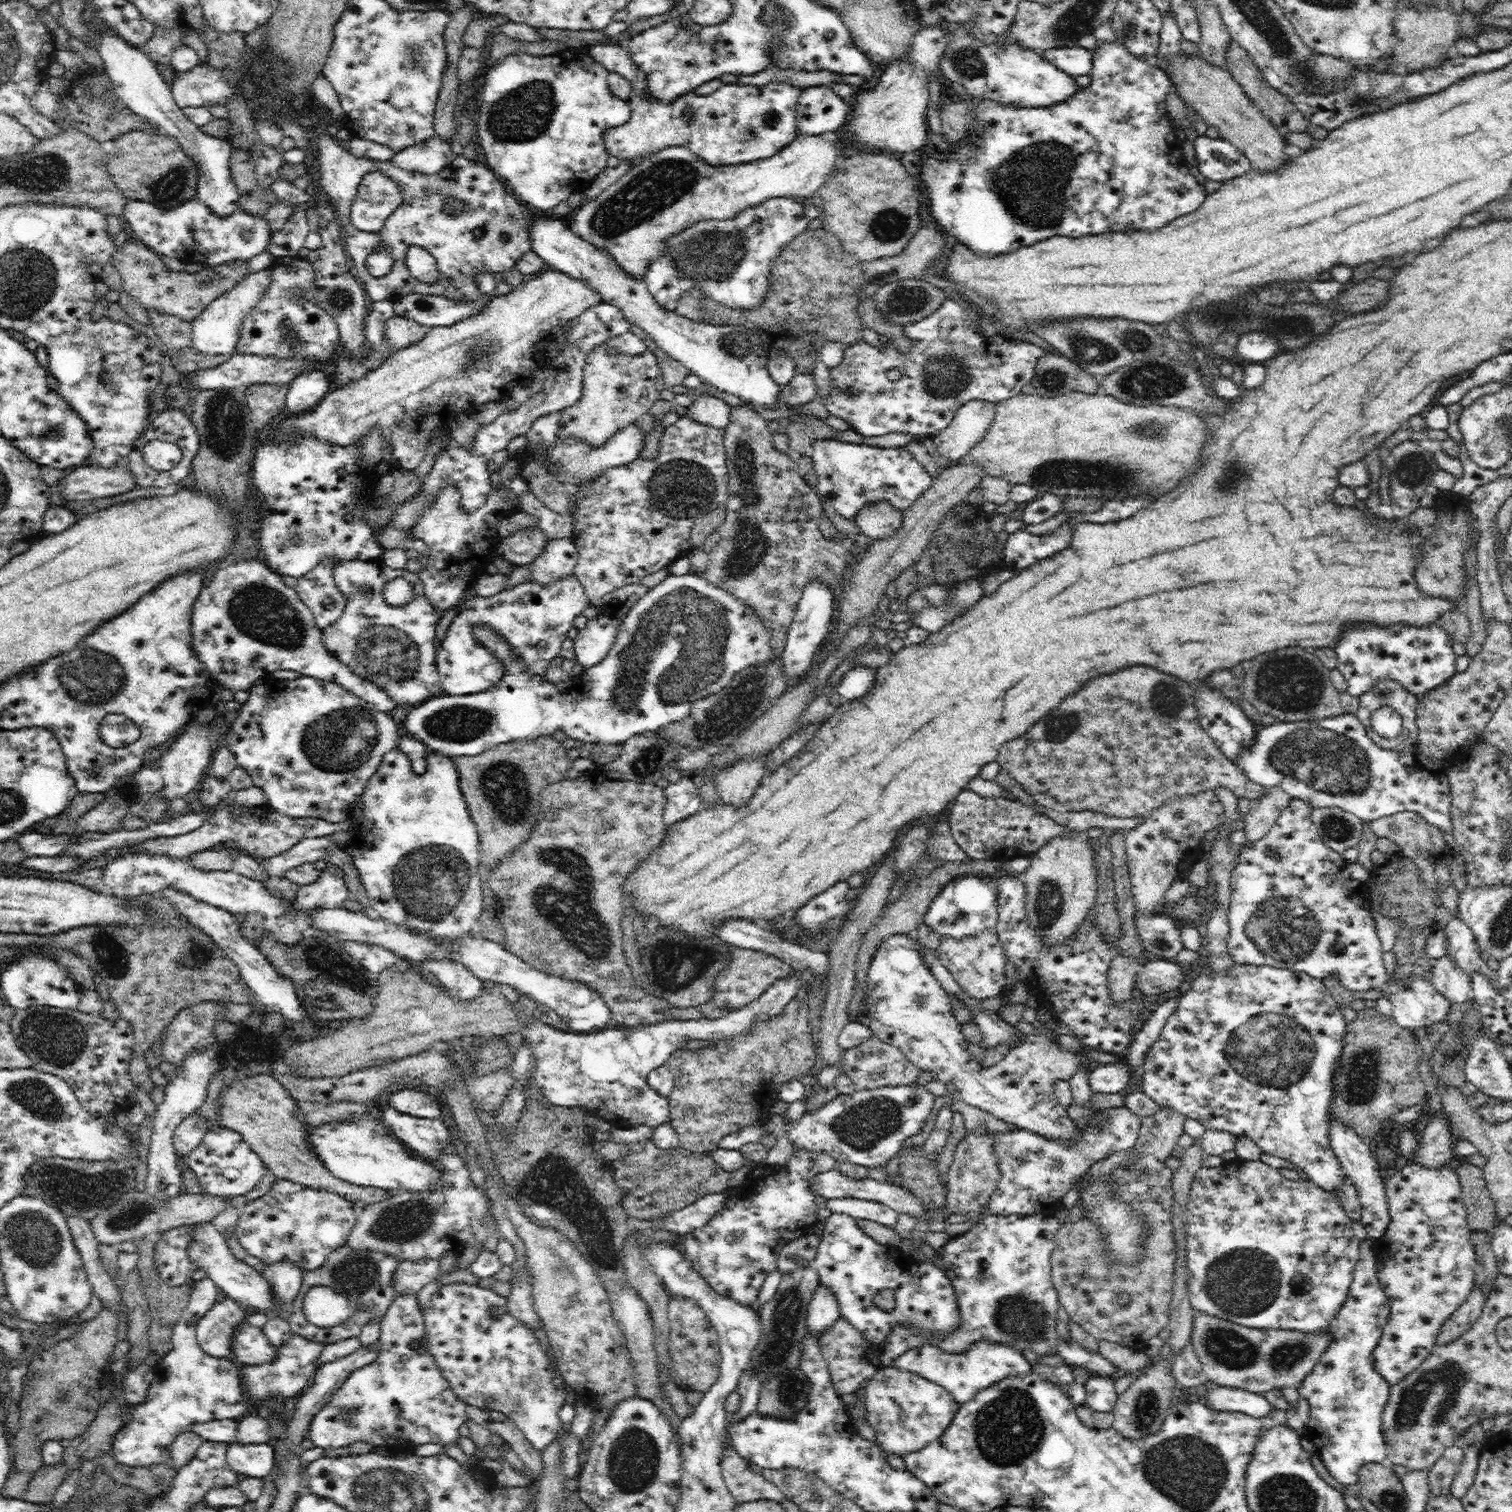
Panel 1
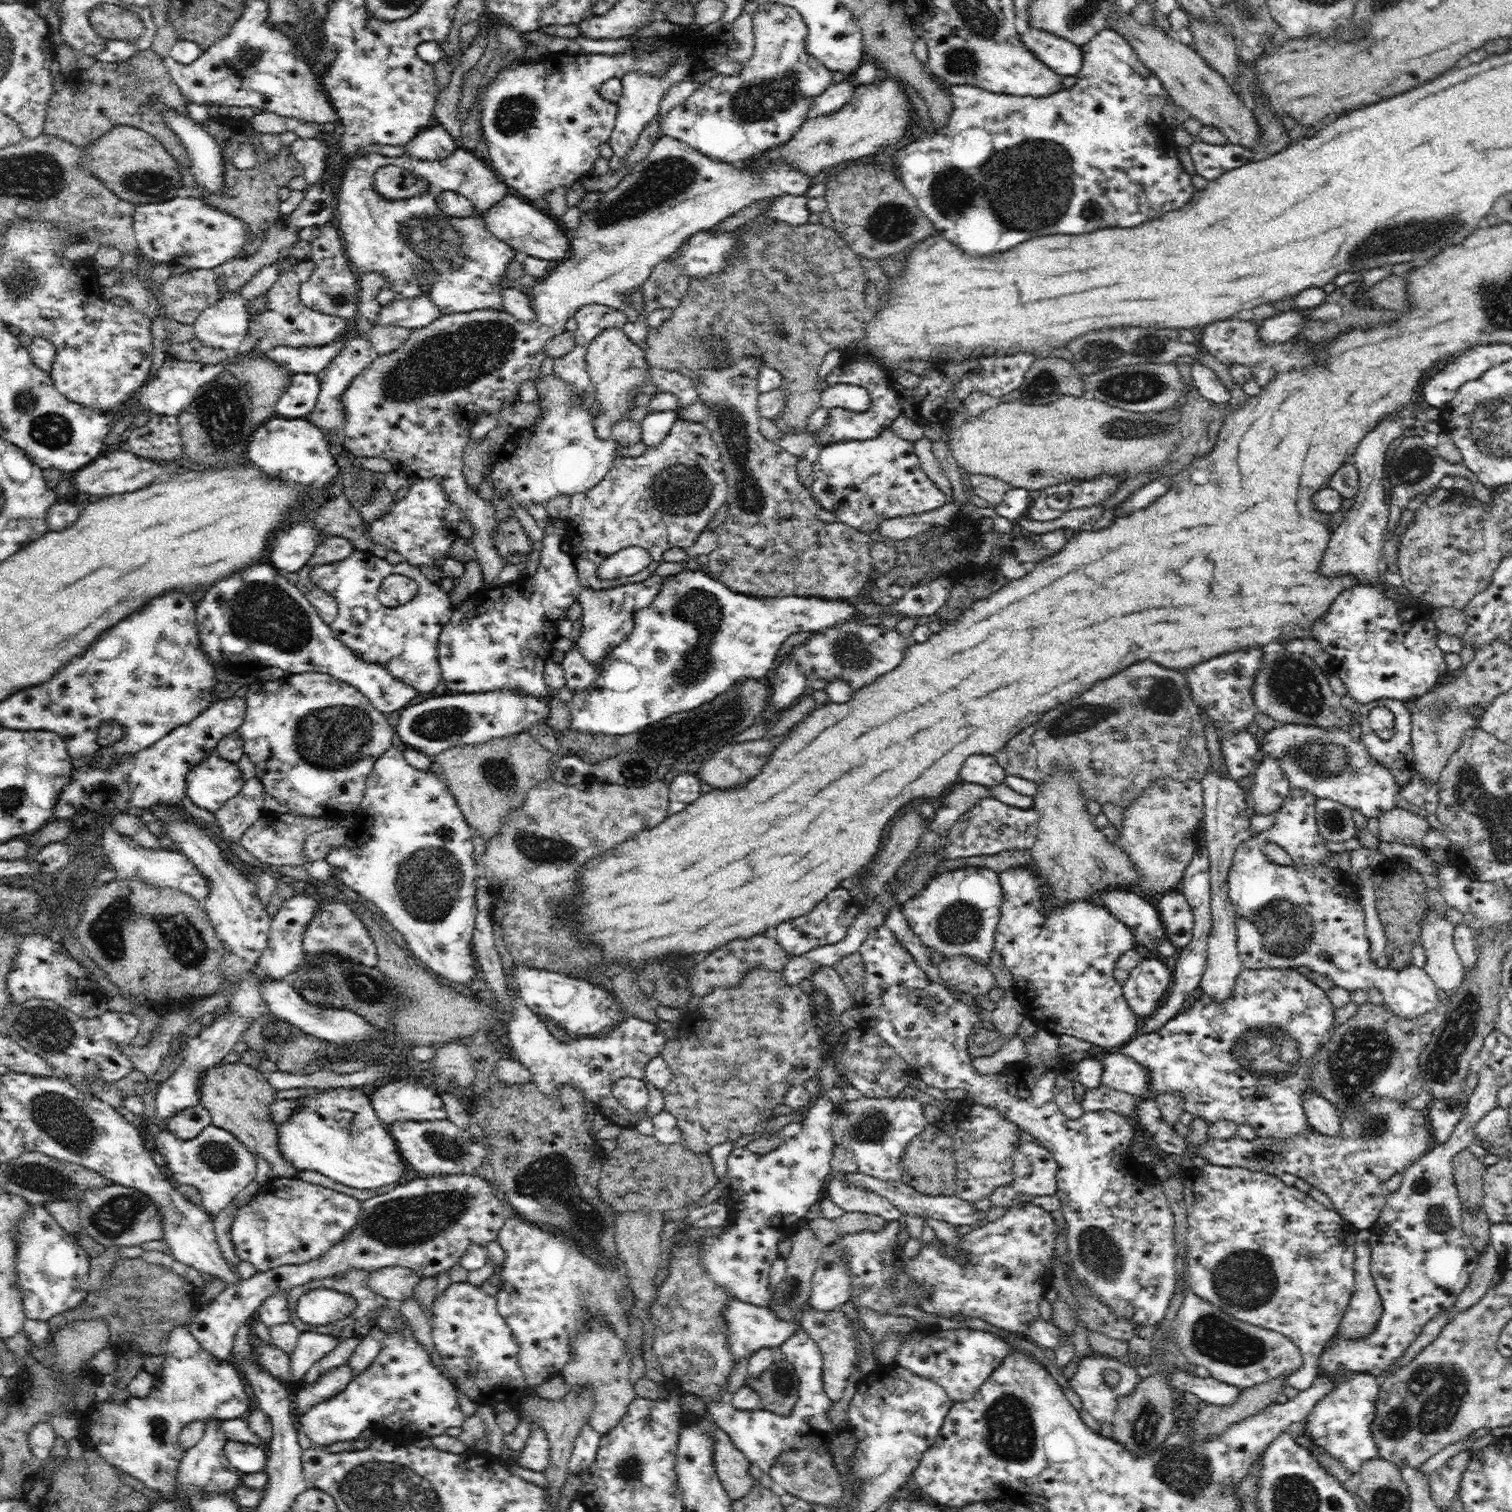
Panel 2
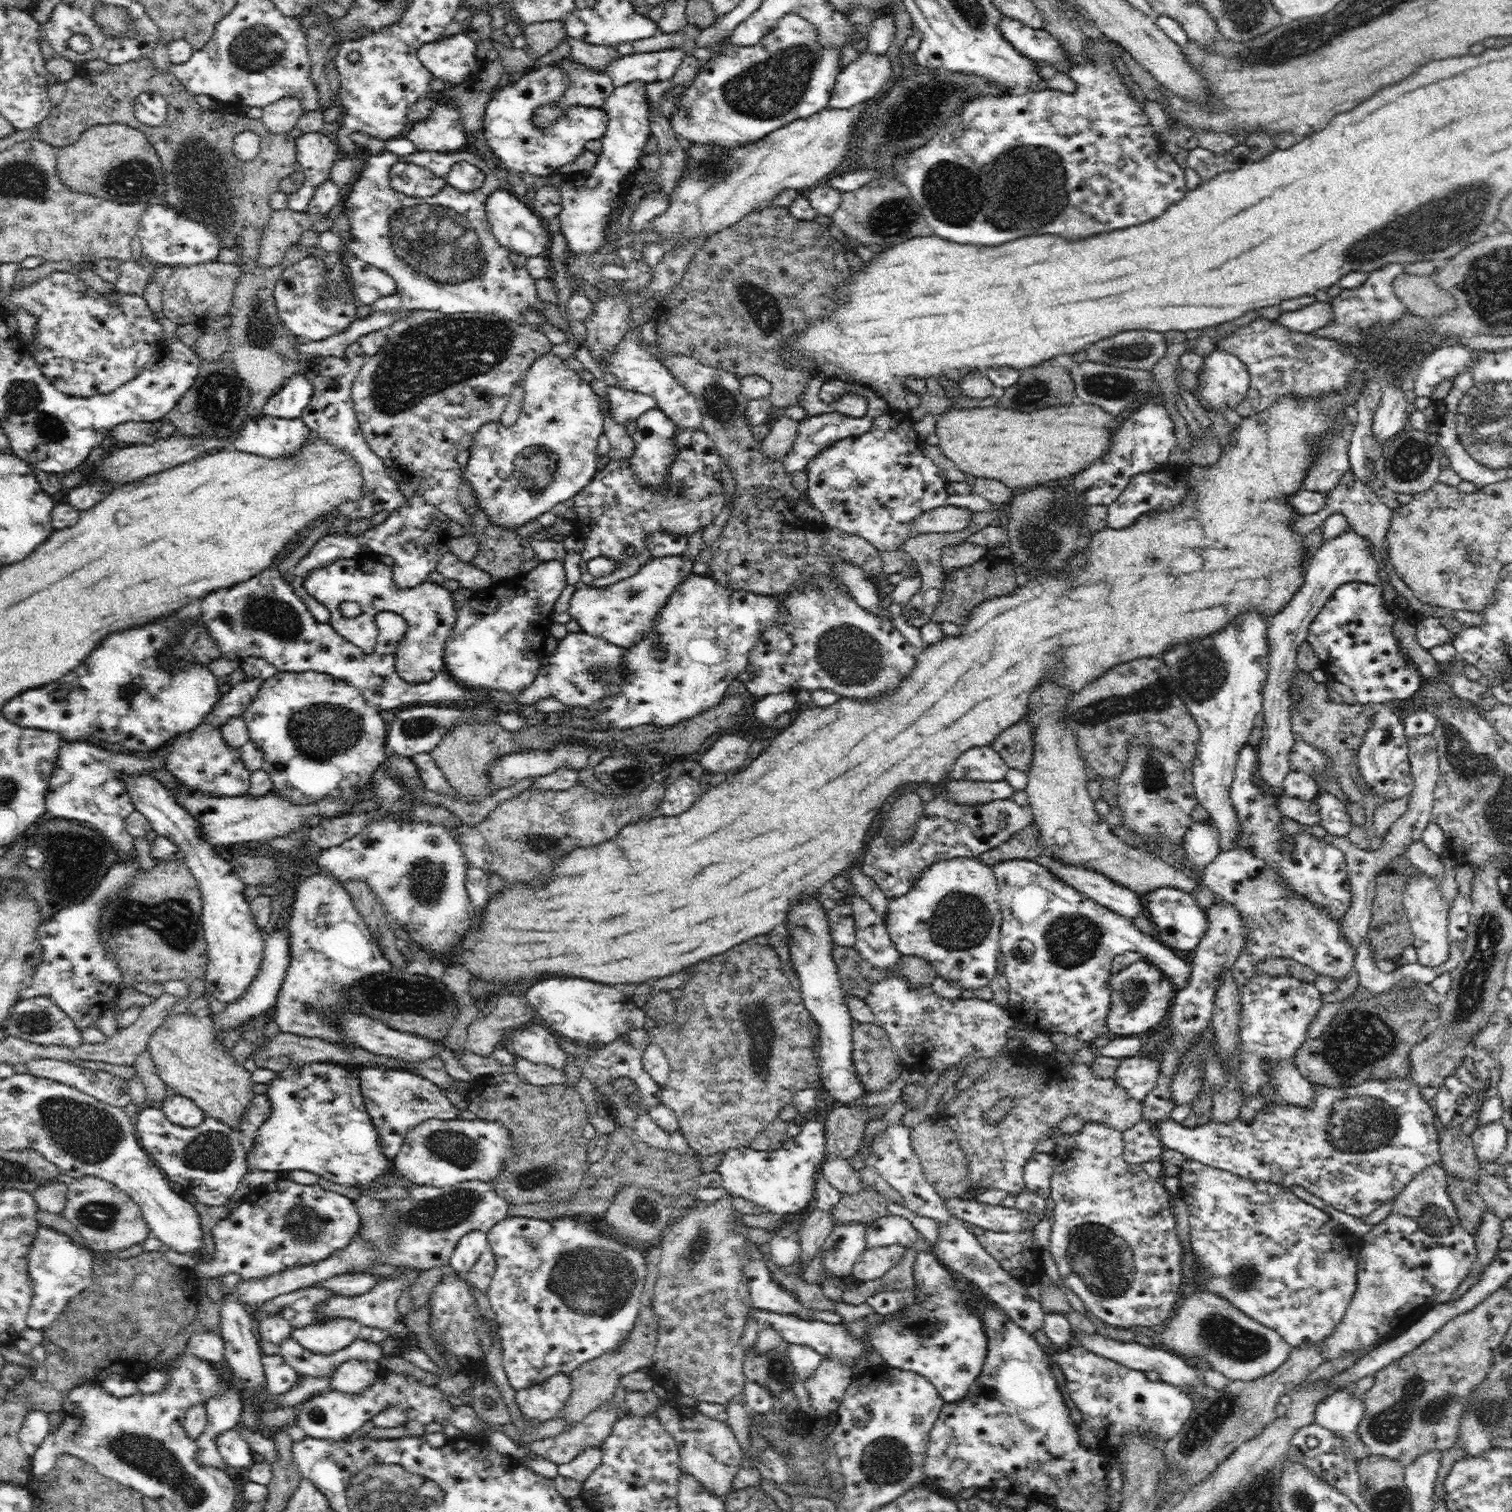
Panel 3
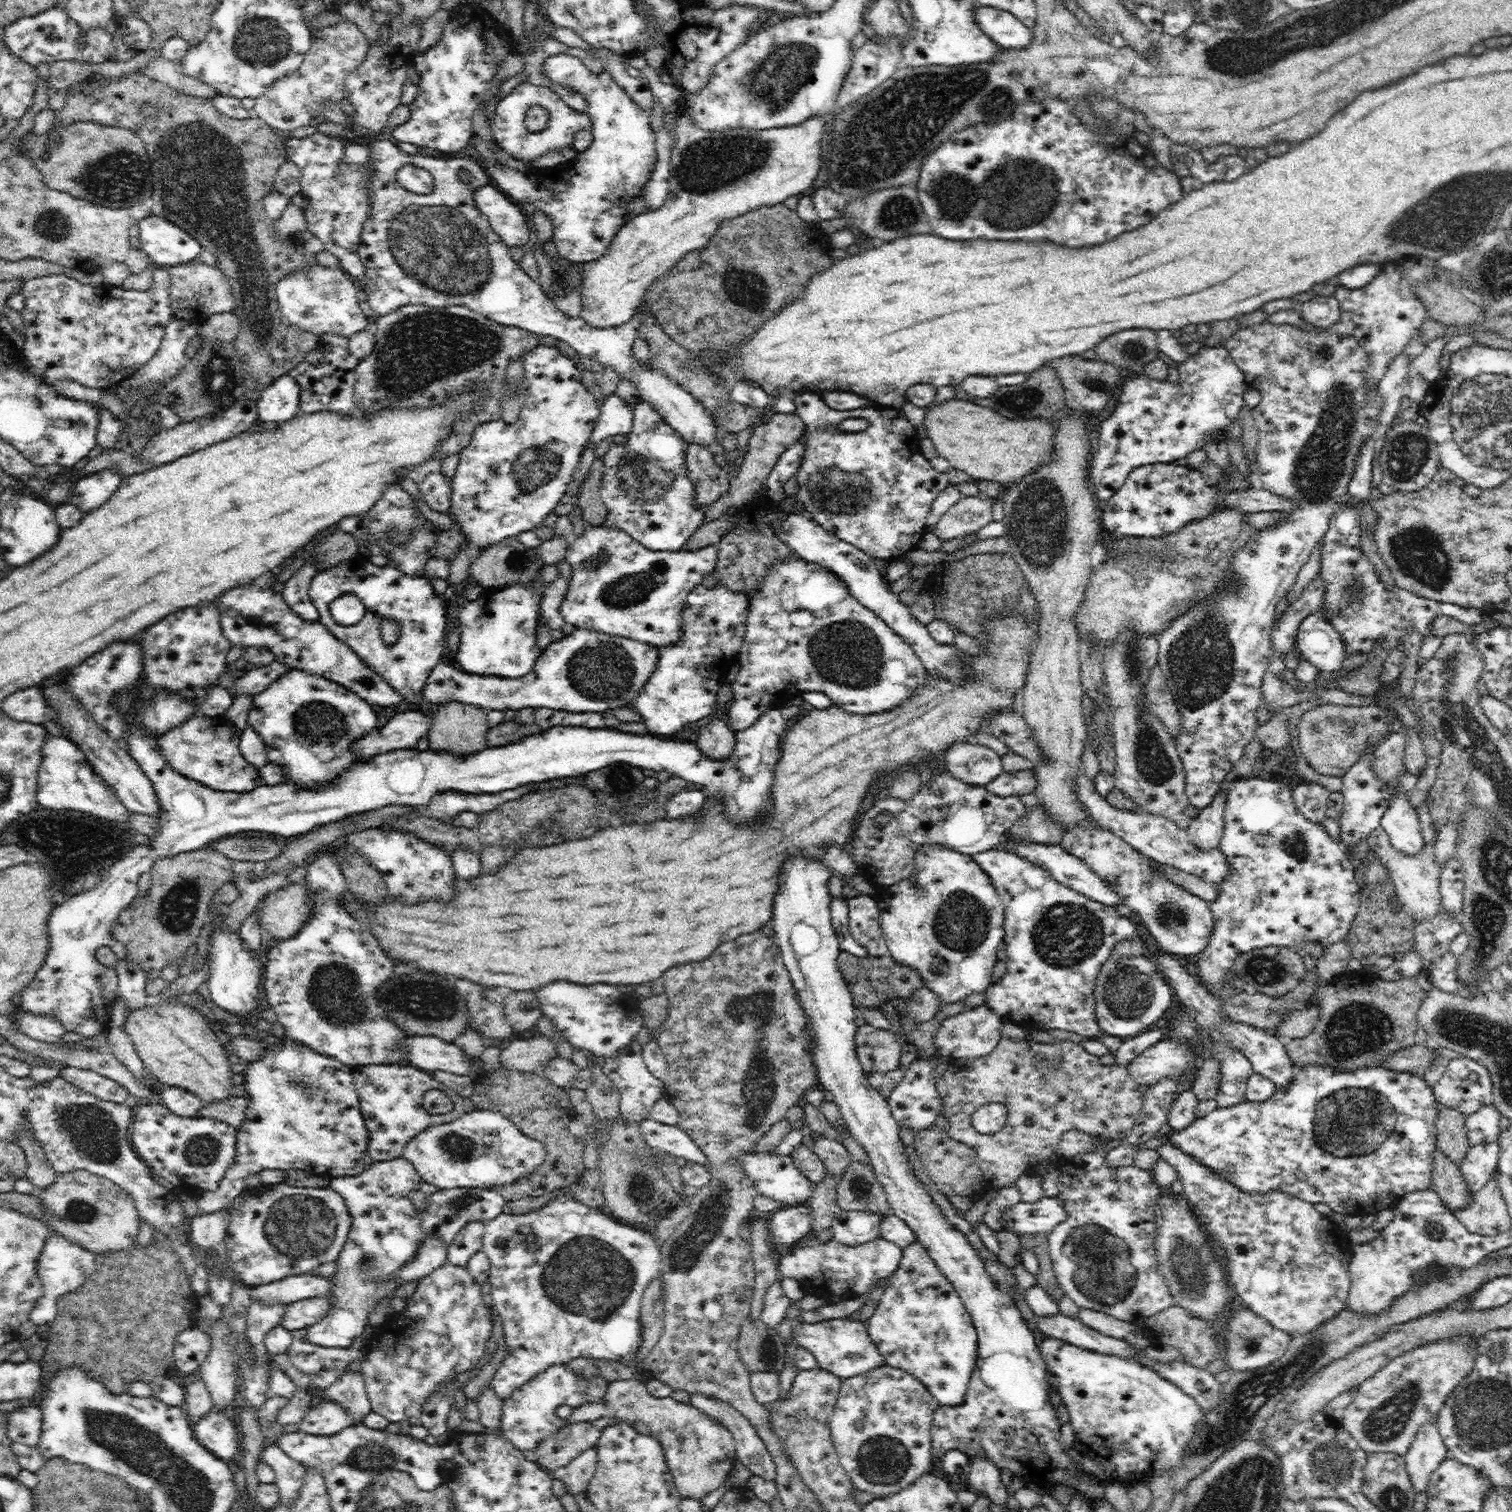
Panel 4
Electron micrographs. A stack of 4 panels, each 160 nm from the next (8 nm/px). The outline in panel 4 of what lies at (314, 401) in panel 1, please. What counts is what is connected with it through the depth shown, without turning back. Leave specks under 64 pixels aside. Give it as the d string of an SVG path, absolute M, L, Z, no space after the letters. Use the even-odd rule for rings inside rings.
M279 376L270 387L259 393L257 402L258 420L267 424L288 422L298 416L300 386L293 376Z

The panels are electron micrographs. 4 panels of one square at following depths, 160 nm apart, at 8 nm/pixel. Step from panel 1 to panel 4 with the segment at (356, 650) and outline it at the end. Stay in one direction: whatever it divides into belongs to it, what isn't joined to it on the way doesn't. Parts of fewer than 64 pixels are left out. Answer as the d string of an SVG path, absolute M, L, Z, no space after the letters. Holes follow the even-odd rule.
M357 553L354 557L339 562L336 566L325 568L316 573L309 587L309 596L319 613L319 622L322 623L332 635L342 643L352 648L356 655L364 661L364 665L372 668L378 675L384 677L396 692L402 694L408 703L422 703L422 693L429 674L441 661L443 653L444 630L446 630L447 606L450 603L448 595L436 594L428 578L406 576L404 572L390 565L376 566L370 558ZM343 593L351 593L366 606L366 613L362 620L350 626L342 626L335 622L331 616L329 605ZM384 620L396 620L400 623L399 640L394 645L386 645L382 636L382 623Z

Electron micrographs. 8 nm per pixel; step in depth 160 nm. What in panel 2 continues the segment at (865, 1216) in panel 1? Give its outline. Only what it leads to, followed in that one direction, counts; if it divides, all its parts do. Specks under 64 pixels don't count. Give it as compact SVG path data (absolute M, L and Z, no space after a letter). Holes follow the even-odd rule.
M844 1172L831 1173L827 1180L830 1200L844 1212L878 1215L887 1221L902 1219L900 1211L886 1198L871 1190L848 1184Z

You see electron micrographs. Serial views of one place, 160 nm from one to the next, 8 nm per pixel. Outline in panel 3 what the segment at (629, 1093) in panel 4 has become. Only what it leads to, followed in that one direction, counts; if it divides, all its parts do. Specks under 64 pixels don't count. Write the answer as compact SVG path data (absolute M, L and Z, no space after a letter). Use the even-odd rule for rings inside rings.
M635 1028L633 1031L619 1036L613 1043L603 1044L602 1048L588 1049L587 1053L580 1058L575 1058L576 1066L579 1066L582 1073L587 1079L590 1079L593 1085L596 1085L606 1097L611 1098L613 1101L612 1109L614 1109L613 1117L618 1126L632 1127L636 1115L632 1105L618 1094L618 1091L614 1089L614 1082L620 1080L620 1078L630 1078L638 1088L639 1096L641 1097L641 1104L649 1110L661 1104L661 1092L663 1087L658 1085L652 1078L644 1071L642 1058L644 1050L649 1044L653 1043L651 1032L646 1031L643 1028Z

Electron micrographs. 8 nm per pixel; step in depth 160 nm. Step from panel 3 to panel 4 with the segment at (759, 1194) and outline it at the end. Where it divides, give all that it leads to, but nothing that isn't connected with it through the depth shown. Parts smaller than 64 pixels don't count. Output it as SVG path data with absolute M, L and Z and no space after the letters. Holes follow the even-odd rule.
M648 1120L640 1124L640 1135L644 1141L656 1151L667 1152L671 1156L682 1156L687 1161L706 1165L706 1155L682 1130L676 1125L664 1125ZM756 1150L741 1154L737 1167L741 1168L746 1176L752 1180L758 1194L770 1197L784 1206L806 1205L811 1198L813 1182L802 1174L802 1171L794 1165L792 1155L780 1155L774 1151L759 1153Z

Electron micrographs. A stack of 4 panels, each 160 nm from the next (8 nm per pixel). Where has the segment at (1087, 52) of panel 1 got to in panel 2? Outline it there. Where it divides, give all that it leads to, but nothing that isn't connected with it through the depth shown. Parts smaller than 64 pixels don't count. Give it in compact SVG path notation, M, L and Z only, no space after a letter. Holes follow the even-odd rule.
M1029 27L1020 34L1022 44L1059 75L1075 76L1082 68L1080 46L1046 30Z

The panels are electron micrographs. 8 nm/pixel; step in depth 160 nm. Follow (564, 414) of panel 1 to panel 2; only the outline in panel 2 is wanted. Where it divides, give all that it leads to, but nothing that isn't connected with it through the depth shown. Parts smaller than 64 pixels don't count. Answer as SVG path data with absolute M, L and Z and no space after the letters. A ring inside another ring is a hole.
M606 328L590 342L584 356L586 370L590 376L591 392L600 402L599 412L592 416L592 426L598 438L606 440L612 434L612 426L622 420L622 414L634 409L634 400L640 392L633 386L646 386L651 383L645 352L632 342L622 328Z

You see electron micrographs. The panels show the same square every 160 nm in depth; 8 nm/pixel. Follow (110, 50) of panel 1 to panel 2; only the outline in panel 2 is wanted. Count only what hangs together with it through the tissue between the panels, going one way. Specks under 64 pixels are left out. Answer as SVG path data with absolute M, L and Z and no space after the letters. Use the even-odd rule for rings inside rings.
M168 110L164 114L164 121L170 126L170 131L174 131L182 145L186 147L186 152L192 161L191 173L196 184L199 184L203 190L222 196L225 183L223 180L225 161L217 141L200 123L192 121L185 114Z

